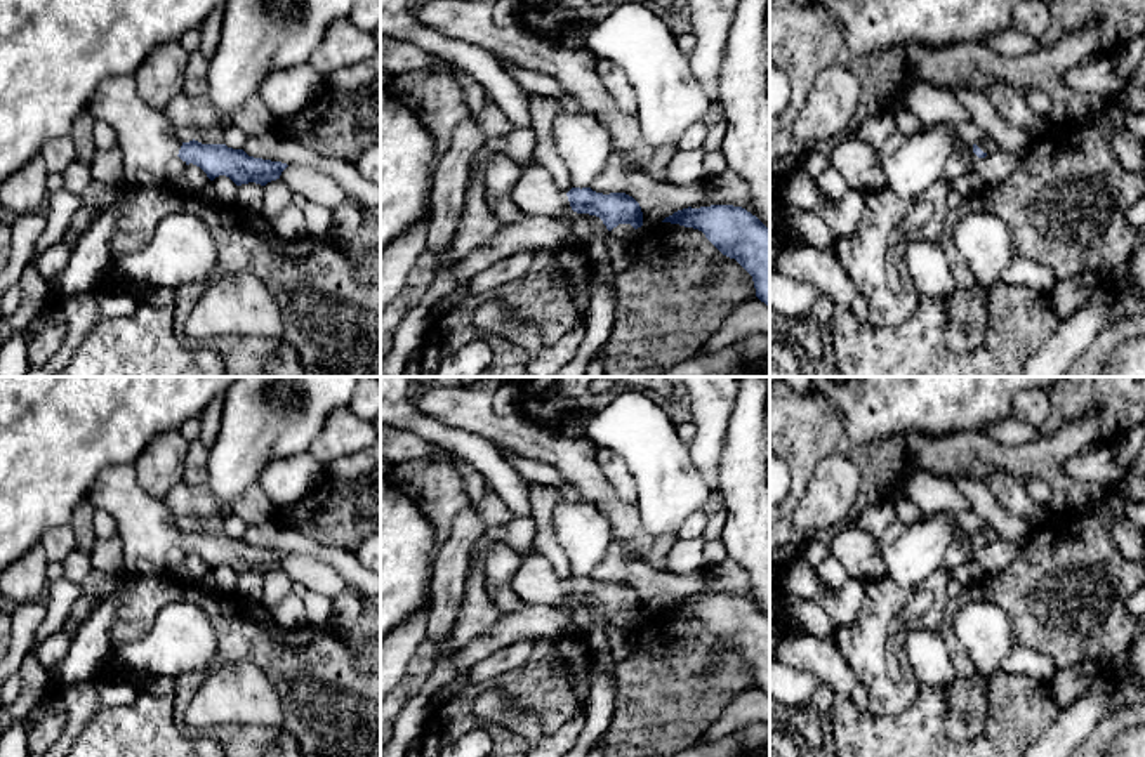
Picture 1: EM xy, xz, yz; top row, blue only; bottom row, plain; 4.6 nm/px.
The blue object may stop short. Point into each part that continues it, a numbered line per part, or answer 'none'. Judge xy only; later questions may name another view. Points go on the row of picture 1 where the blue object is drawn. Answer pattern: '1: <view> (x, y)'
1: xy (146, 139)

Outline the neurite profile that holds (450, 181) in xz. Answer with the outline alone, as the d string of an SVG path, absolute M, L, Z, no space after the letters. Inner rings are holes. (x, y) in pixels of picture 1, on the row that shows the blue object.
M469 115L455 128L448 151L438 160L427 219L427 248L434 253L443 253L450 247L462 215L471 161L483 146L481 128Z

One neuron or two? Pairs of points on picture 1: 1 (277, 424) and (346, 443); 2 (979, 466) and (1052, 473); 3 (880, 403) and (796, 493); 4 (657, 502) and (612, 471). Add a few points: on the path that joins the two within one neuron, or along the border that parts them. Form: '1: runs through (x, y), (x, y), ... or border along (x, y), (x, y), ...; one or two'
1: border along (346, 407), (337, 407), (329, 415), (308, 450); two
2: runs through (996, 460), (1034, 460); one
3: border along (829, 401), (853, 441), (890, 438); two
4: border along (614, 454), (622, 460), (635, 481), (636, 502); two

